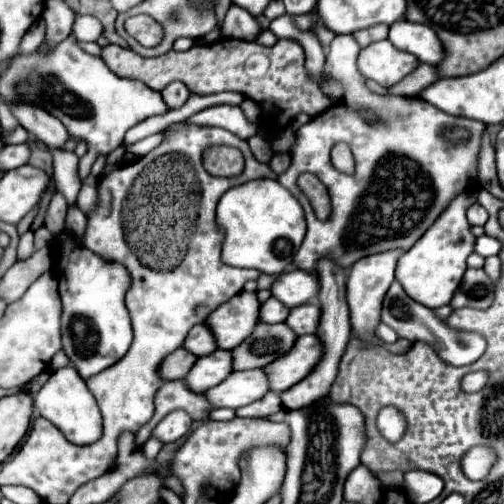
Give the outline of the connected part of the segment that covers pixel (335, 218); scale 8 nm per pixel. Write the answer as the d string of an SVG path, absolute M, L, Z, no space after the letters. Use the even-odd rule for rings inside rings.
M336 35L330 43L330 53L326 57L326 69L330 71L330 77L334 77L342 89L344 99L338 103L332 103L324 113L316 115L310 123L302 125L296 131L296 141L290 147L290 169L284 175L278 175L278 183L286 187L304 207L306 221L308 221L308 233L306 239L296 253L292 265L296 269L310 271L314 277L318 277L318 261L320 259L332 259L340 269L346 273L350 267L372 253L384 253L392 249L408 251L426 231L428 227L440 217L440 213L450 205L450 199L458 197L462 191L474 191L478 187L478 147L482 141L482 135L486 131L486 125L474 119L466 117L454 117L448 115L430 103L422 99L408 99L408 97L388 97L388 95L376 95L364 87L364 77L356 69L356 57L358 57L358 43L354 35ZM370 109L376 115L376 123L368 123L364 119L364 111ZM444 127L466 127L470 131L470 139L466 145L452 145L442 137ZM336 143L346 143L352 149L356 171L352 175L344 175L334 169L330 161L330 151ZM300 173L314 173L328 189L330 201L332 201L332 213L330 219L318 221L310 203L298 195L296 179Z

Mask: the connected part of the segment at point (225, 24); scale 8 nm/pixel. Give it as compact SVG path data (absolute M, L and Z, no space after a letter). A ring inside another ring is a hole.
M232 5L222 21L222 35L224 37L236 37L236 39L246 39L246 41L254 41L256 35L260 33L258 23L254 21L254 17L250 13L246 13L246 9L240 9L236 5Z

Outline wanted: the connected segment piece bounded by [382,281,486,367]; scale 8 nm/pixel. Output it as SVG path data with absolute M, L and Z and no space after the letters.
M394 281L384 297L384 303L382 303L382 323L386 323L388 327L392 327L402 339L408 339L410 343L414 341L426 341L430 343L438 355L450 363L450 365L470 365L474 361L480 359L480 355L484 353L486 349L486 341L476 335L476 333L468 333L468 331L454 331L450 329L442 319L438 319L428 307L416 303L414 299L410 299L404 289L400 287L398 281Z

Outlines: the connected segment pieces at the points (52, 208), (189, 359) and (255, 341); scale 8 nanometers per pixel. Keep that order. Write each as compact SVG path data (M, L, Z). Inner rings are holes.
M56 193L46 209L44 227L48 227L52 235L58 235L64 229L64 219L66 219L66 201L60 193Z
M180 349L180 357L166 357L160 365L158 365L158 375L160 375L160 379L182 379L186 373L188 373L188 369L192 367L192 363L196 361L196 357L192 355L192 353L188 353L186 349L182 351Z
M258 323L250 339L244 339L244 343L230 349L230 355L234 355L234 371L264 367L284 355L294 341L296 335L290 331L290 327L286 327L286 323Z

